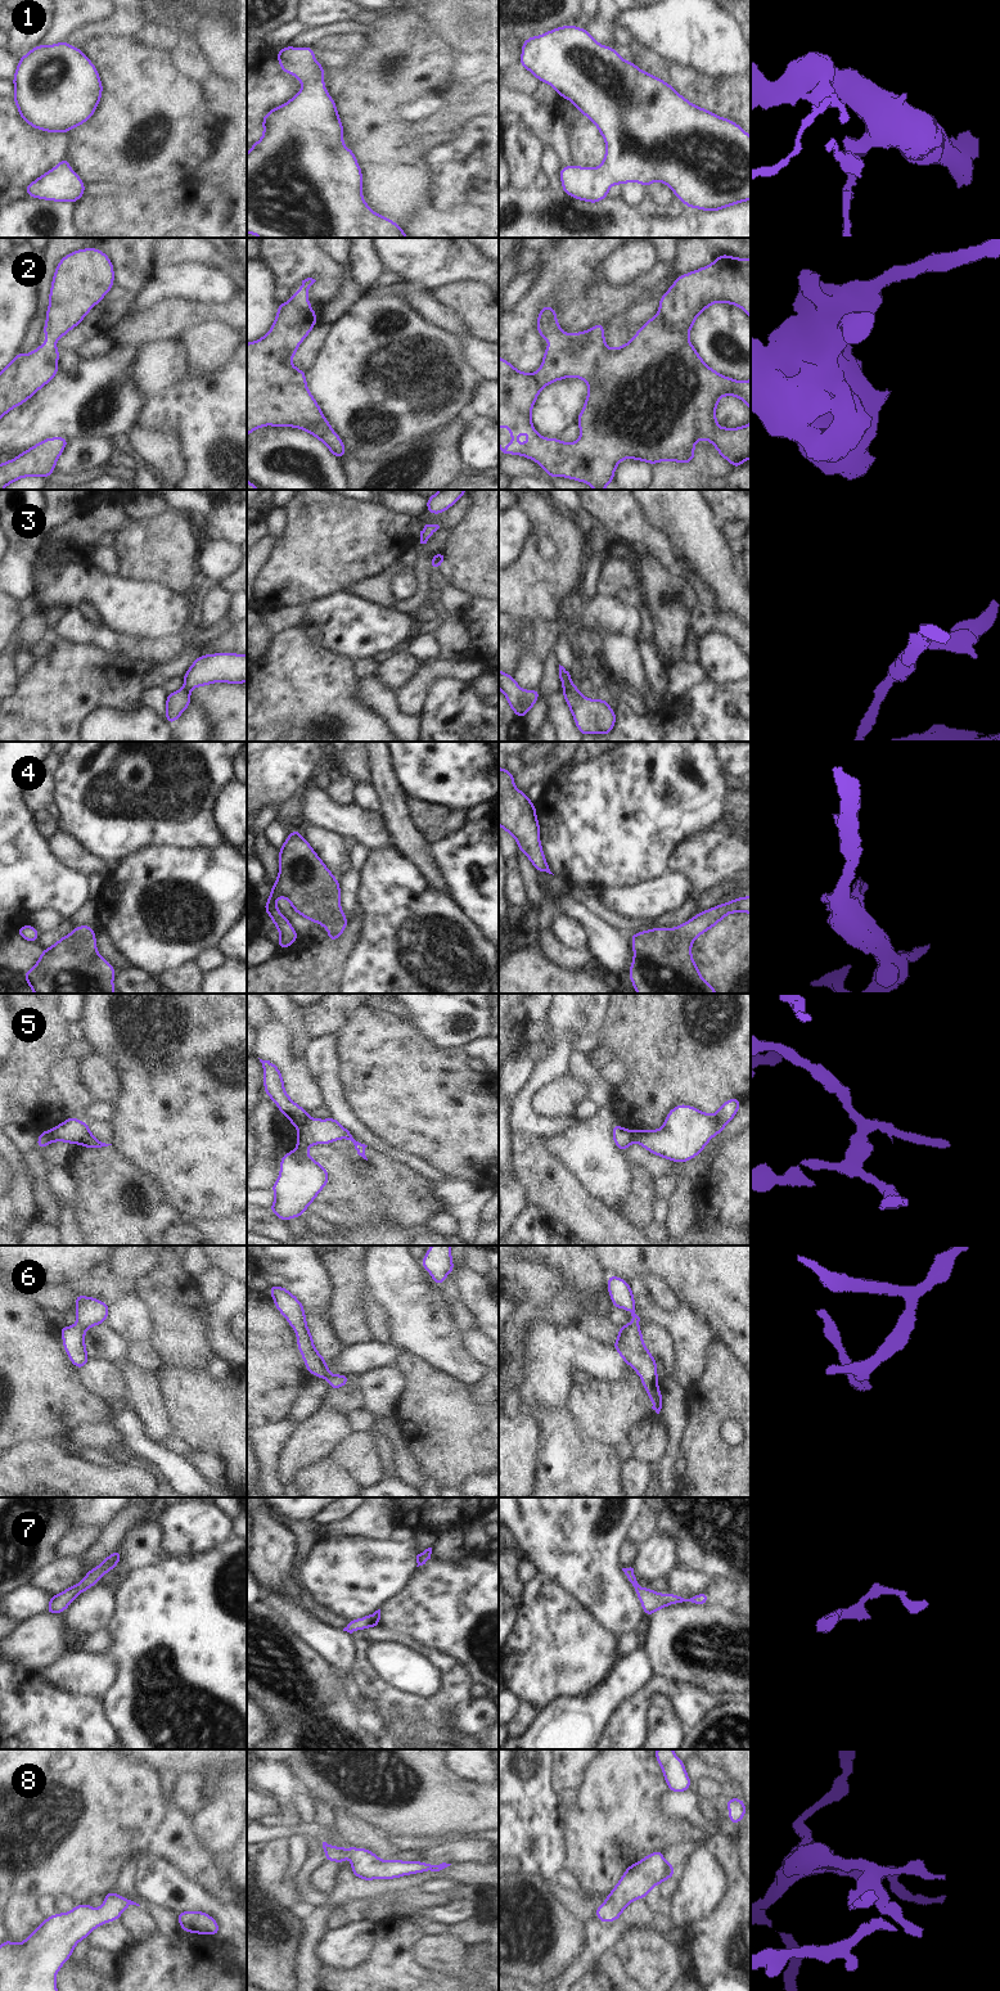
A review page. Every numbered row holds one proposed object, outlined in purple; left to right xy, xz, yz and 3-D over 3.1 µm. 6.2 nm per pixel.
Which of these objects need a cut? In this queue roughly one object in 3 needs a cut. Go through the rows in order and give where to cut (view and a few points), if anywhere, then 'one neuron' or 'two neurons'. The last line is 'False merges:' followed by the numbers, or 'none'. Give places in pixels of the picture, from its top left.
1: no cut | one neuron
2: no cut | one neuron
3: yz (573, 685), (563, 690) | two neurons
4: no cut | one neuron
5: xz (309, 1117), (298, 1126) | two neurons
6: no cut | one neuron
7: no cut | one neuron
8: no cut | one neuron
False merges: 3, 5

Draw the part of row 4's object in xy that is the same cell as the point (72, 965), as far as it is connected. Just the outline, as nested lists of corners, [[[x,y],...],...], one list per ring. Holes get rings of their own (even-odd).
[[[77,925],[53,946],[41,951],[37,963],[23,977],[35,994],[116,994],[116,969],[98,954],[93,925]]]

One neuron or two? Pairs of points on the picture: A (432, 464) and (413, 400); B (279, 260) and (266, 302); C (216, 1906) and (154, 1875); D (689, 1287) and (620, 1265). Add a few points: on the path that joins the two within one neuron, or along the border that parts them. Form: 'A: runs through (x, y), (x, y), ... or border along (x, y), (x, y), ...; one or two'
A: border along (450, 422), (432, 433), (402, 444), (396, 449); two
B: border along (260, 260), (273, 275), (274, 293), (278, 302); two
C: runs through (201, 1900), (188, 1895), (179, 1886), (170, 1886); one
D: runs through (672, 1270), (667, 1265), (636, 1265); one

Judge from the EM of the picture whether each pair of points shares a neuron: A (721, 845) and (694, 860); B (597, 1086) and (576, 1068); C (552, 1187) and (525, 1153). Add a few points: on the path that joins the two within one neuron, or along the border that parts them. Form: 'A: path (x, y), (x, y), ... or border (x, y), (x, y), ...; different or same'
A: path (715, 851), (707, 859), (701, 859); same
B: path (593, 1081), (581, 1070); same
C: path (544, 1179), (534, 1167), (532, 1161); same

